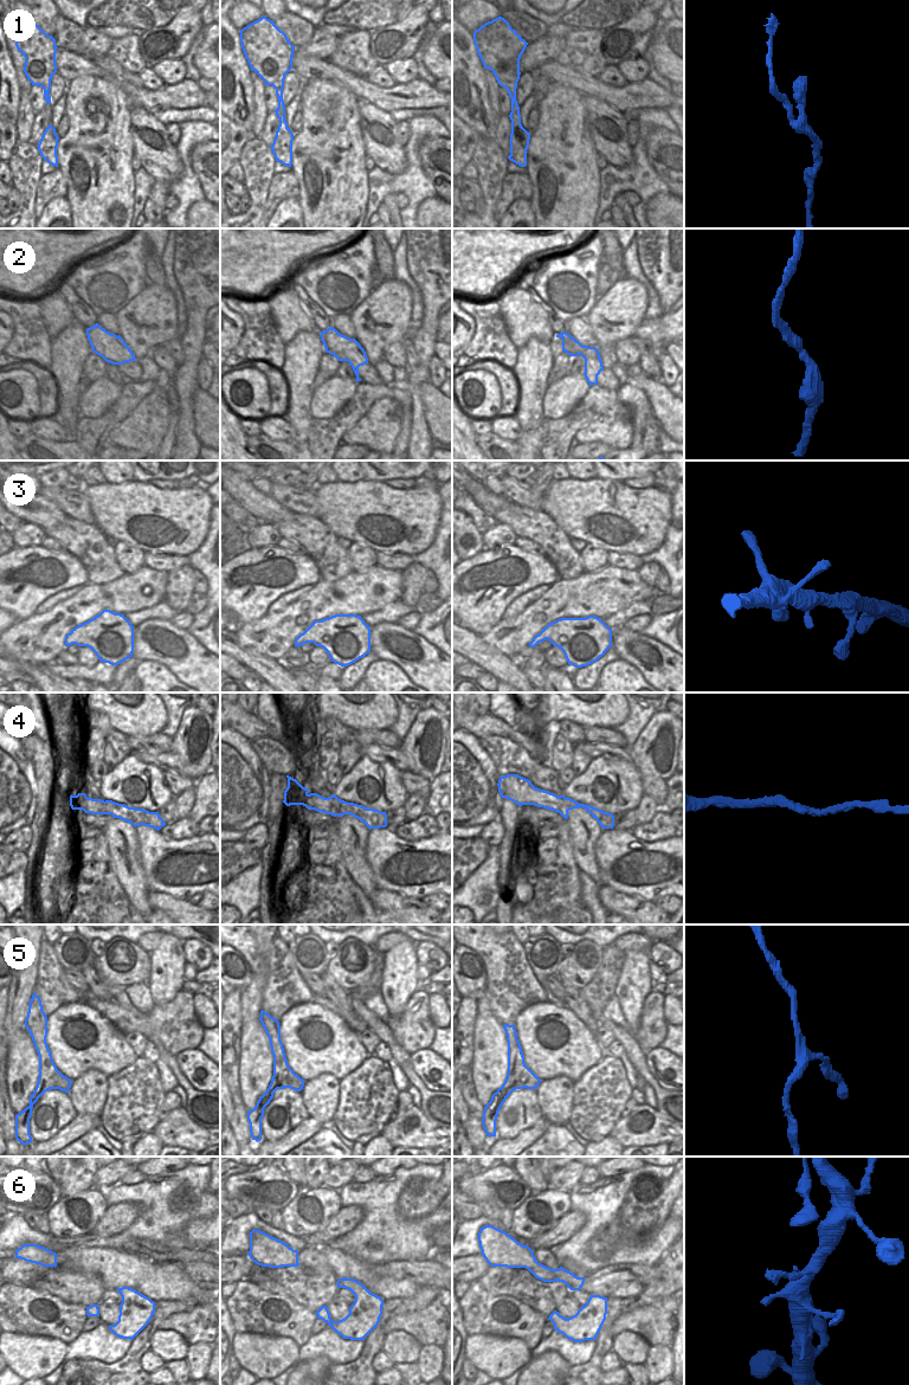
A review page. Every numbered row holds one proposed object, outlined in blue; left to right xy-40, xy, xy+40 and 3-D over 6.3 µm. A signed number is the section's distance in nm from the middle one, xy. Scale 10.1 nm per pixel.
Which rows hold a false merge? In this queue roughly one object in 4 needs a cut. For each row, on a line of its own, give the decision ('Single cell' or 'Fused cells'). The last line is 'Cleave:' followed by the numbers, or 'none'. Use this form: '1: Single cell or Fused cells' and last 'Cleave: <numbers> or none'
1: Single cell
2: Single cell
3: Single cell
4: Single cell
5: Single cell
6: Single cell
Cleave: none

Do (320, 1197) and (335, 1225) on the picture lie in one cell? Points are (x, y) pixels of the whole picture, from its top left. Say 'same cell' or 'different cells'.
different cells

